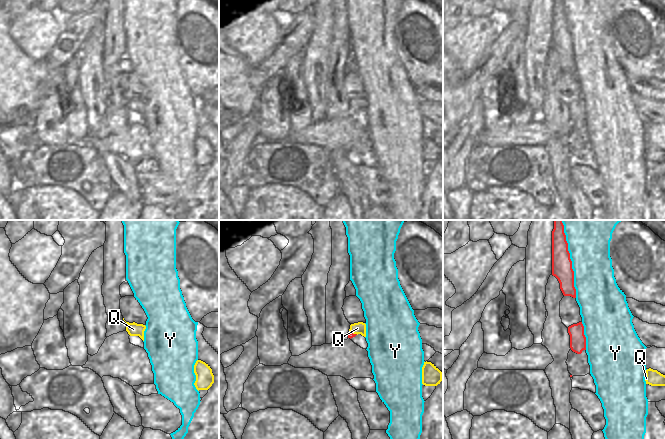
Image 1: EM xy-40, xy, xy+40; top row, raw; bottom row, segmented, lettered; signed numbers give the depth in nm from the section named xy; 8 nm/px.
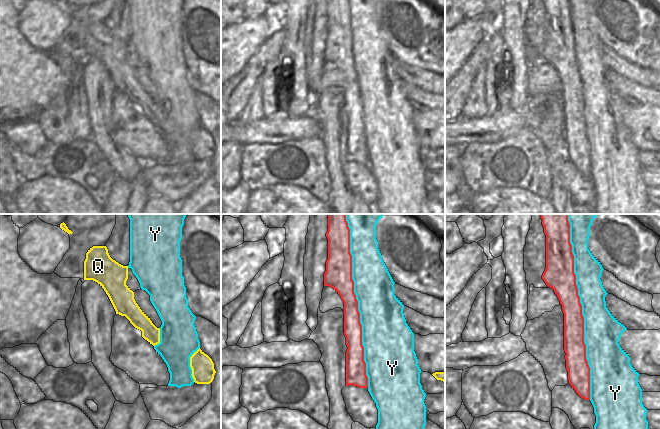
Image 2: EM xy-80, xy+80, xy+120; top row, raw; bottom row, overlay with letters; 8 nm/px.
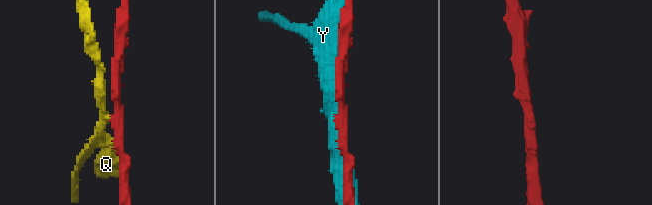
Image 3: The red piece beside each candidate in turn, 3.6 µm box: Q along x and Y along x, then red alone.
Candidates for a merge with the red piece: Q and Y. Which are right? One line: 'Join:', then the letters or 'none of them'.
Join: none of them

